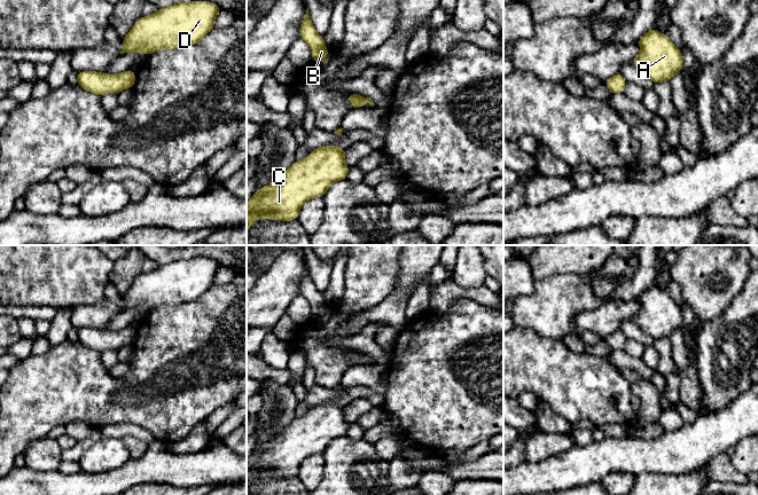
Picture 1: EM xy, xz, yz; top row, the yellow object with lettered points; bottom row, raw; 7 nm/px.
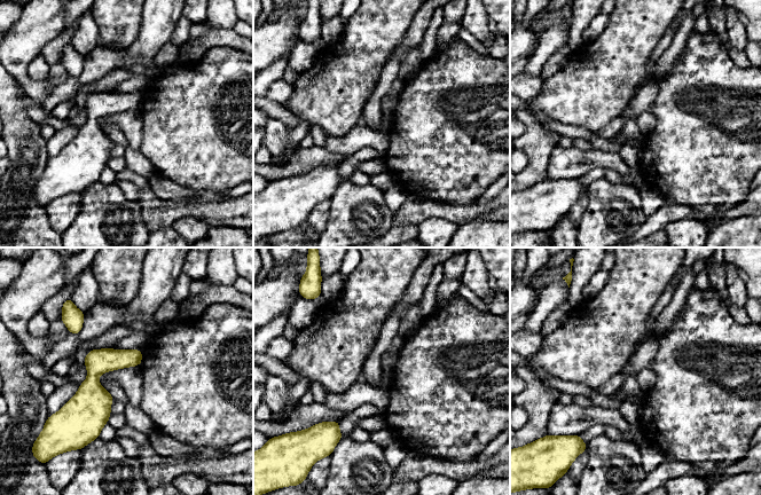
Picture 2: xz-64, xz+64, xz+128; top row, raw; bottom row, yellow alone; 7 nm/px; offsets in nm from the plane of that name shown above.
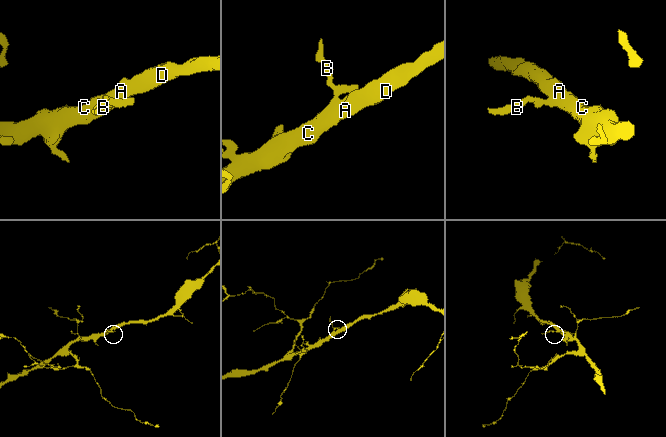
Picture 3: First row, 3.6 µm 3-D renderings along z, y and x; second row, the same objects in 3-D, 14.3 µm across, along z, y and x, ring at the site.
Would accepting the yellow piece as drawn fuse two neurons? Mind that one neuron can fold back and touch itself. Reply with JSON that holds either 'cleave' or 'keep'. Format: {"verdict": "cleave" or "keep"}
{"verdict": "keep"}

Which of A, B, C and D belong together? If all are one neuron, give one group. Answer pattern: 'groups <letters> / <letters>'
groups A B C D

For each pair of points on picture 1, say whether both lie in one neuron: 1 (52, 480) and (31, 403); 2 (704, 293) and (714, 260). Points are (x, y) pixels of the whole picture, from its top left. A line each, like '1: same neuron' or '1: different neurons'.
1: different neurons
2: same neuron

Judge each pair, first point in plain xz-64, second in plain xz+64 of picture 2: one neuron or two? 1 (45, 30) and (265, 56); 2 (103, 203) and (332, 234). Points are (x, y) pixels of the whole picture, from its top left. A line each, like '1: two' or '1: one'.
1: one
2: one

